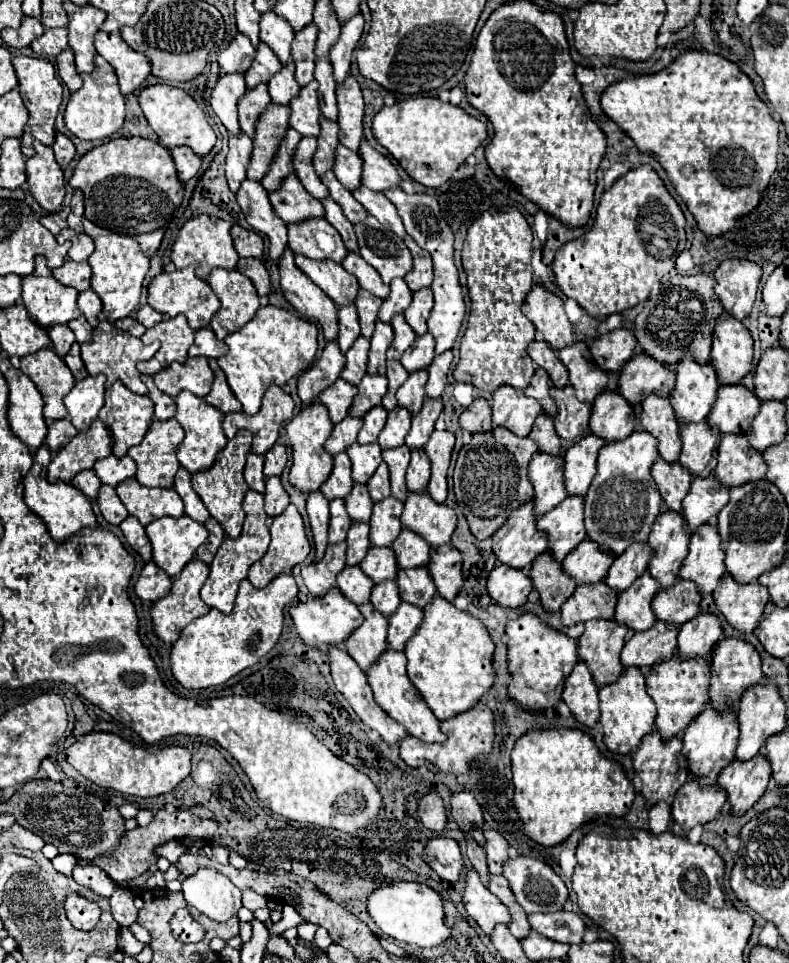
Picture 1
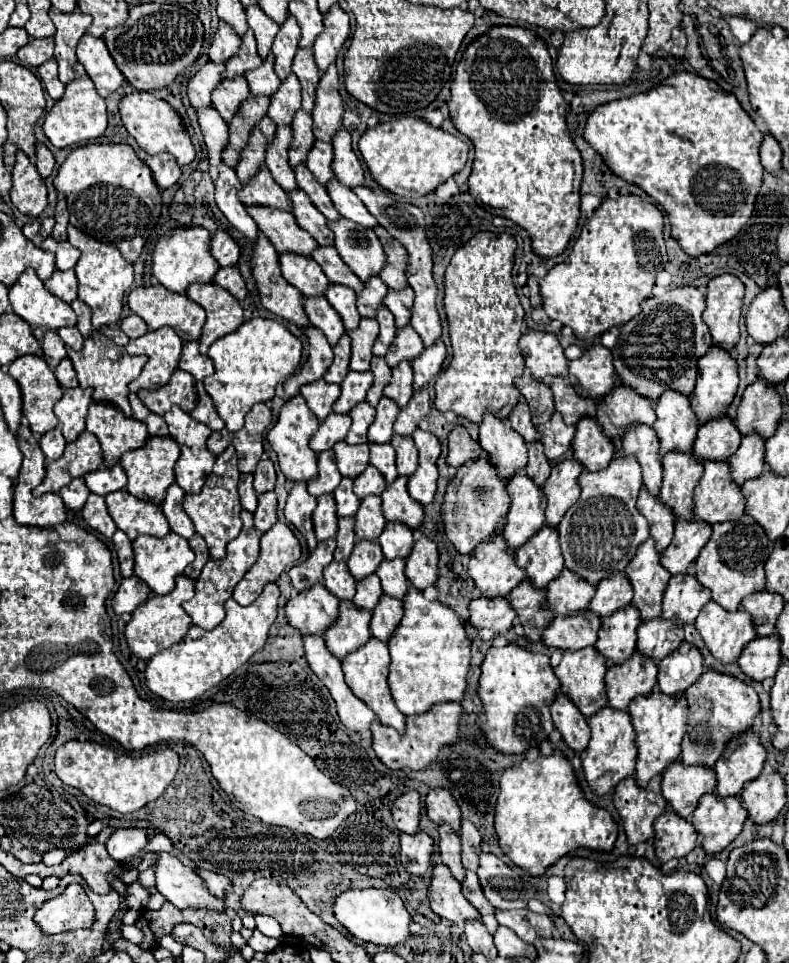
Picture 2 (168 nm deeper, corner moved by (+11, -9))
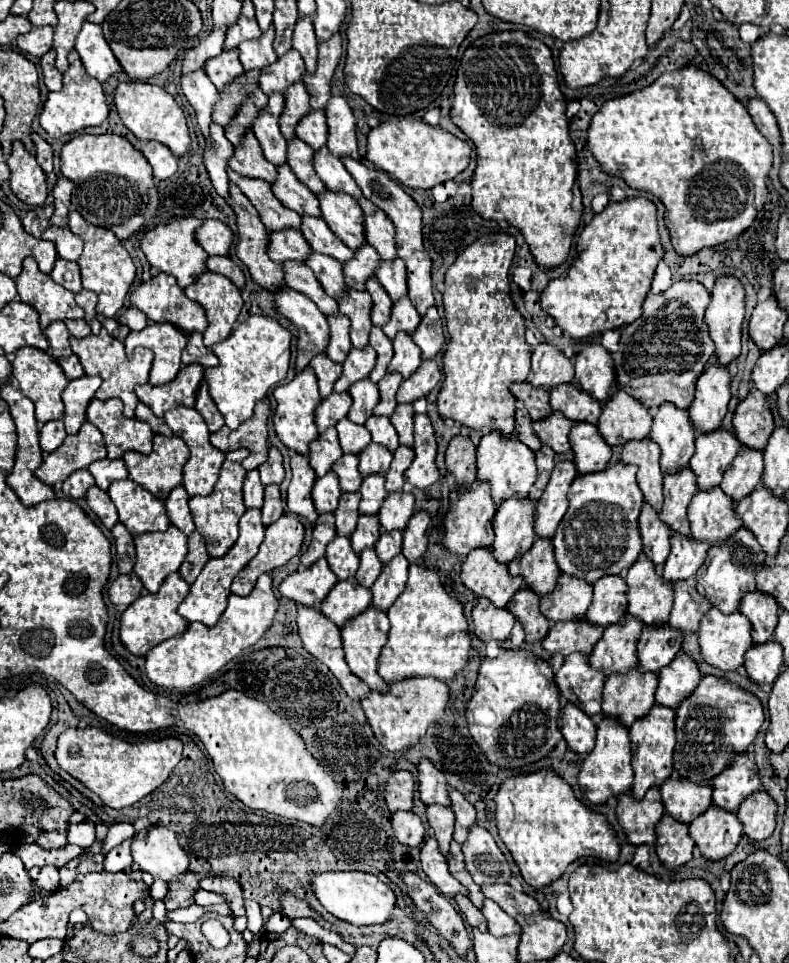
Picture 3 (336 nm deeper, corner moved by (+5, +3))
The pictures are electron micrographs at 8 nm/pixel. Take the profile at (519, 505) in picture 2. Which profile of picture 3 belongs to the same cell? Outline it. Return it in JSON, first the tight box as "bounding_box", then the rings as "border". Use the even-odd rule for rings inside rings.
{"bounding_box":[493,501,535,565],"border":[[[503,501],[499,511],[493,519],[495,541],[493,541],[493,555],[499,563],[509,565],[513,559],[521,557],[533,543],[533,511],[535,503],[527,501]]]}

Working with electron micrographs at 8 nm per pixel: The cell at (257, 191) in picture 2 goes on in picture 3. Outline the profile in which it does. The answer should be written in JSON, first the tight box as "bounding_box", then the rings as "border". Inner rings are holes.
{"bounding_box":[229,129,275,183],"border":[[[251,129],[243,135],[241,143],[233,149],[233,155],[229,159],[229,167],[235,173],[241,173],[245,177],[259,177],[269,183],[275,179],[275,165],[271,165],[263,157],[263,151],[259,149],[259,141],[255,139]]]}

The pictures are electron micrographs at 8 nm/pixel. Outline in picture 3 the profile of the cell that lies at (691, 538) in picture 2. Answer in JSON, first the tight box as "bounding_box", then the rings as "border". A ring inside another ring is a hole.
{"bounding_box":[663,537,707,583],"border":[[[671,537],[671,553],[663,567],[663,579],[669,583],[685,581],[705,563],[707,543],[691,541],[689,537]]]}

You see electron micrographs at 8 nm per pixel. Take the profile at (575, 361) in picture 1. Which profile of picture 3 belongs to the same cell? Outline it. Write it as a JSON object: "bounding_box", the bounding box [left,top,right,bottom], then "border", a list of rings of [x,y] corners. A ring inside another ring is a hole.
{"bounding_box":[549,385,601,425],"border":[[[559,385],[559,389],[549,391],[551,395],[551,407],[553,411],[561,411],[569,421],[587,421],[597,425],[601,403],[595,401],[589,393],[583,393],[575,385]]]}

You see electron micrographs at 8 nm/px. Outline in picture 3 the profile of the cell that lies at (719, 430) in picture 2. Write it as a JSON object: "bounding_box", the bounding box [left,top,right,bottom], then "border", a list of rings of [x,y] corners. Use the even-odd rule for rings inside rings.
{"bounding_box":[689,429,741,491],"border":[[[725,429],[697,435],[695,443],[695,455],[689,461],[689,469],[697,477],[697,487],[701,491],[709,491],[721,483],[725,469],[733,463],[741,445],[735,441],[735,435]]]}

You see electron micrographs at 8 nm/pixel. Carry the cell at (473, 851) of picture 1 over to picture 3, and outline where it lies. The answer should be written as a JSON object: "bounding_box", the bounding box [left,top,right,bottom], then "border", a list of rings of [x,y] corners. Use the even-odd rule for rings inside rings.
{"bounding_box":[427,805,455,855],"border":[[[427,805],[427,821],[431,829],[435,831],[435,839],[439,843],[439,851],[447,855],[449,843],[453,839],[453,825],[455,825],[455,815],[451,813],[449,807],[443,805]]]}

